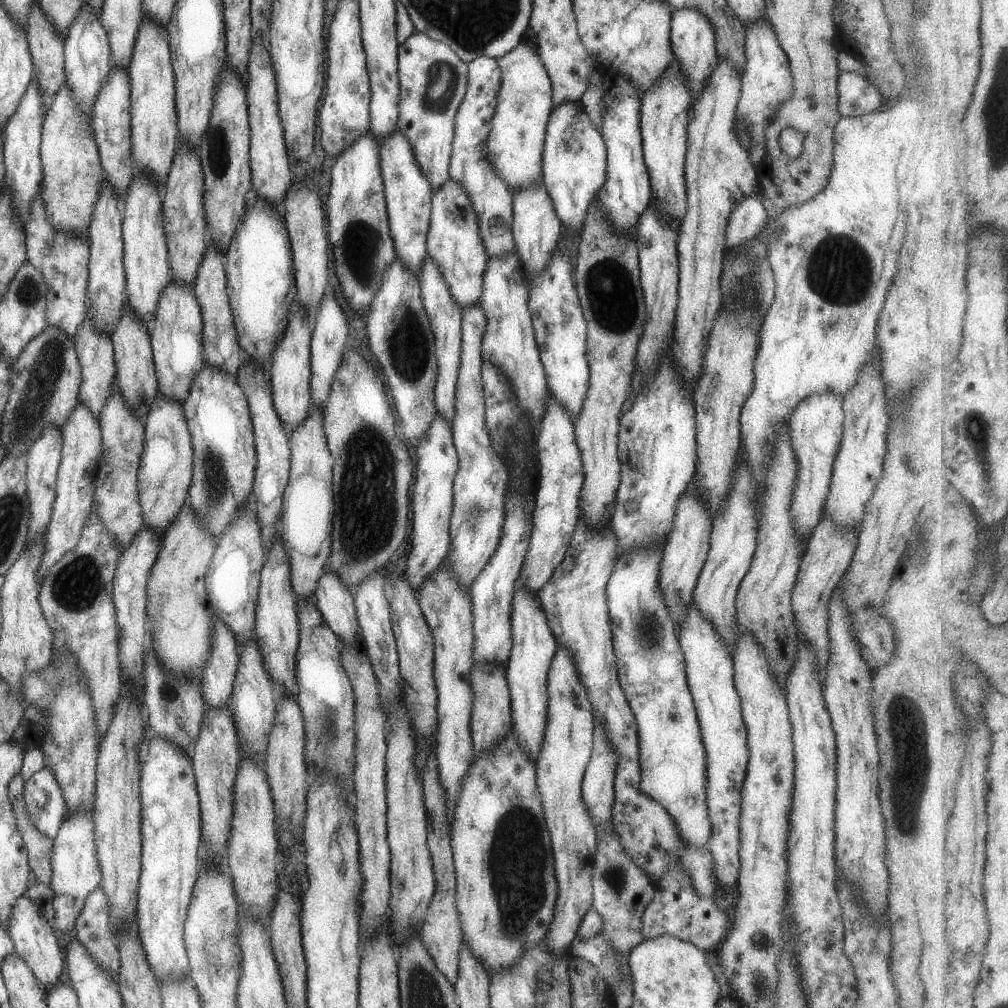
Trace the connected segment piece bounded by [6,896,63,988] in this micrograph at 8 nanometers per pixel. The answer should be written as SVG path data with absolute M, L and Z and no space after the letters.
M21 896L15 902L14 908L11 909L10 925L7 926L6 931L13 939L13 952L19 955L19 958L22 958L23 962L26 962L26 965L34 971L35 978L38 978L43 986L50 988L60 983L58 979L63 970L61 950L59 950L53 929L49 926L48 921L27 896Z

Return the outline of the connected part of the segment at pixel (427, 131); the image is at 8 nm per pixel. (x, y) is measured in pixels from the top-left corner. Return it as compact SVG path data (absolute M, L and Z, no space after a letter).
M413 32L397 45L398 117L397 126L411 144L415 164L425 174L431 190L449 180L448 164L453 126L459 102L467 88L467 67L441 41Z

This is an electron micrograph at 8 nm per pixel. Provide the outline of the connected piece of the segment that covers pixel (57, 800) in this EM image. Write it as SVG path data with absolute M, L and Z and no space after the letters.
M43 767L27 778L23 798L26 813L43 836L53 840L65 817L65 802L51 770Z

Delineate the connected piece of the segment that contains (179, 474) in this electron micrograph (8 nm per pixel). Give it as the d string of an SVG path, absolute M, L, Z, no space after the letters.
M157 391L145 416L143 451L137 469L137 498L142 525L147 526L147 530L155 530L160 537L184 505L192 477L192 454L182 404L163 398Z

